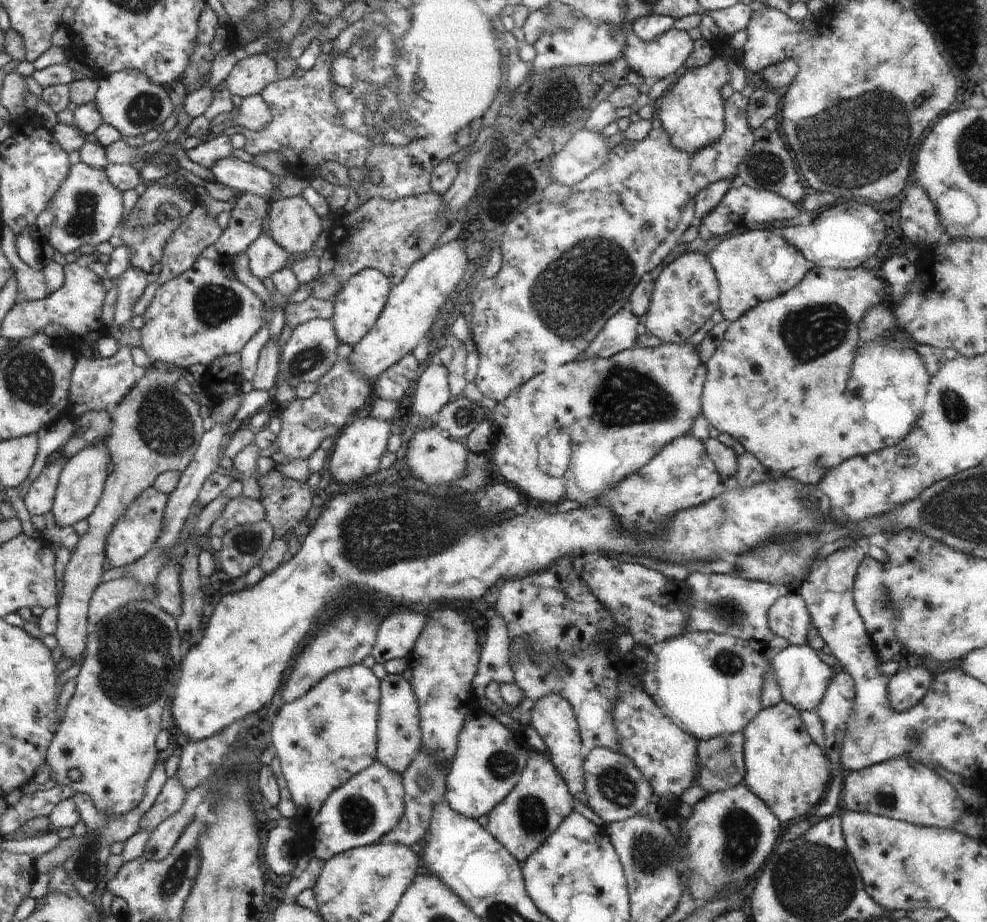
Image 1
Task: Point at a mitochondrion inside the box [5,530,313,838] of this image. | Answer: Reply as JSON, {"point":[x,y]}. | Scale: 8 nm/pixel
{"point":[135,668]}

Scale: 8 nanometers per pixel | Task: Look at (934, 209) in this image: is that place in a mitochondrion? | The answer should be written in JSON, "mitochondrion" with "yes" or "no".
{"mitochondrion":"no"}

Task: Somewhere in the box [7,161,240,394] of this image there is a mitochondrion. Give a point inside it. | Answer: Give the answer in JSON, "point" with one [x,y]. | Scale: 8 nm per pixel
{"point":[83,222]}

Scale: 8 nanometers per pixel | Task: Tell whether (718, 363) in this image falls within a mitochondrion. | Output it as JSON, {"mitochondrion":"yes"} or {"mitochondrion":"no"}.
{"mitochondrion":"no"}

